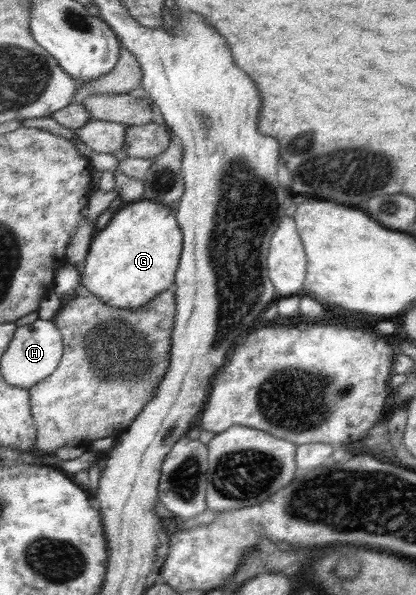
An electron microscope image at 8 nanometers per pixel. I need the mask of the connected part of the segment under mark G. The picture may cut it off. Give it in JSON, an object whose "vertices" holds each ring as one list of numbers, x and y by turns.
{"vertices":[[147,199,134,201,123,210,115,212,105,228,95,234,81,274,84,290,98,296,109,306,137,310,173,286,182,249,182,232,175,217,175,209]]}

